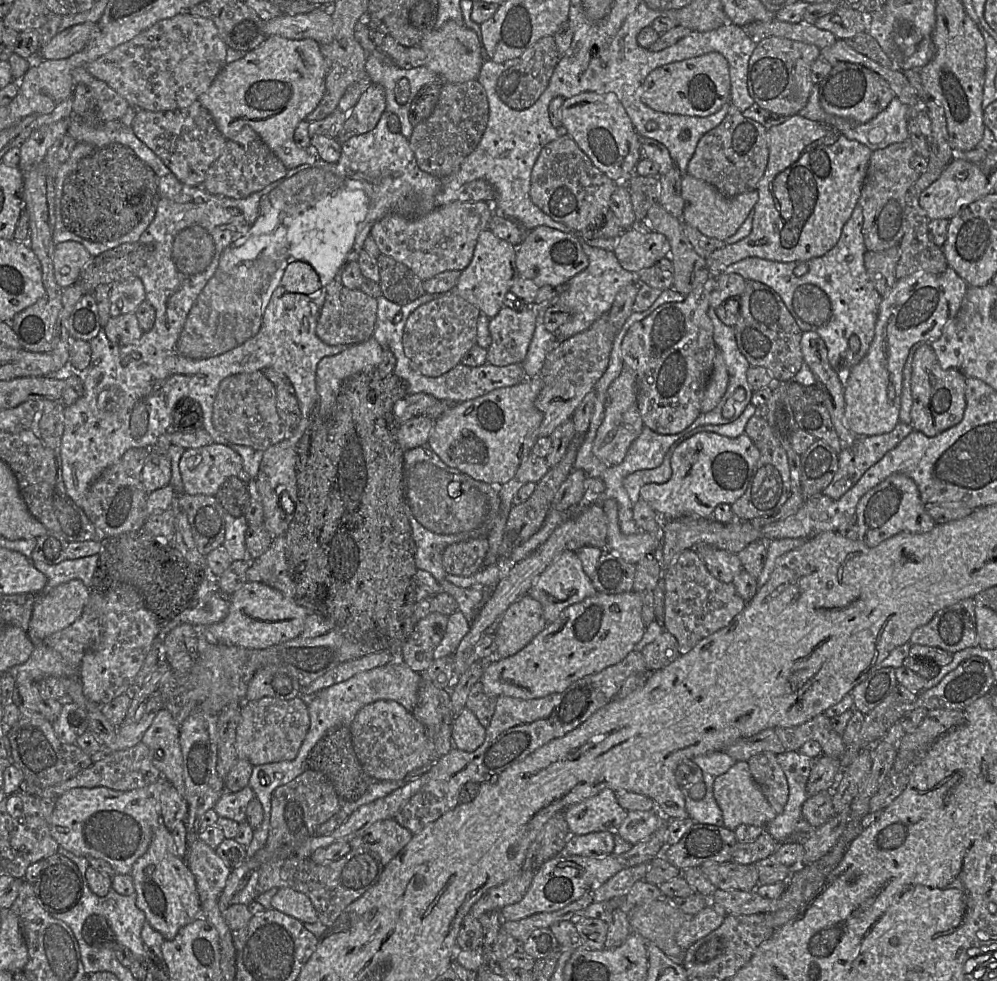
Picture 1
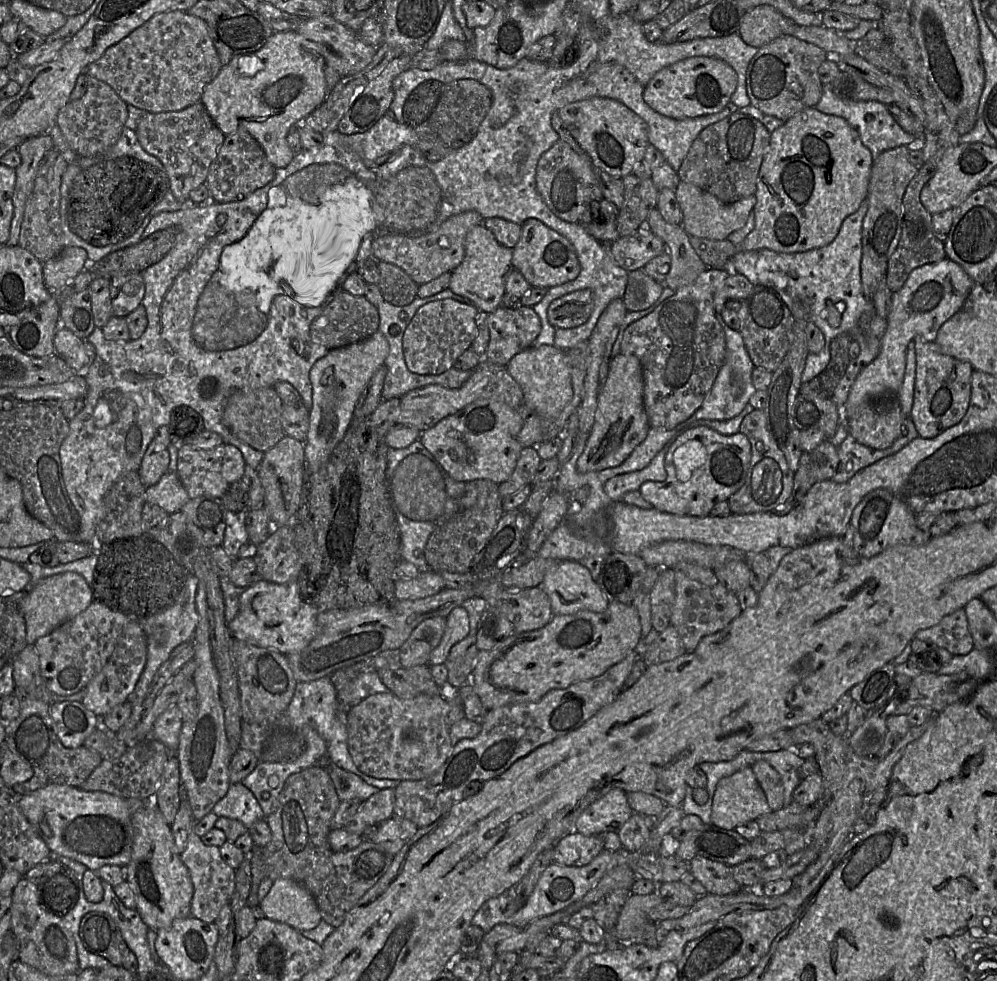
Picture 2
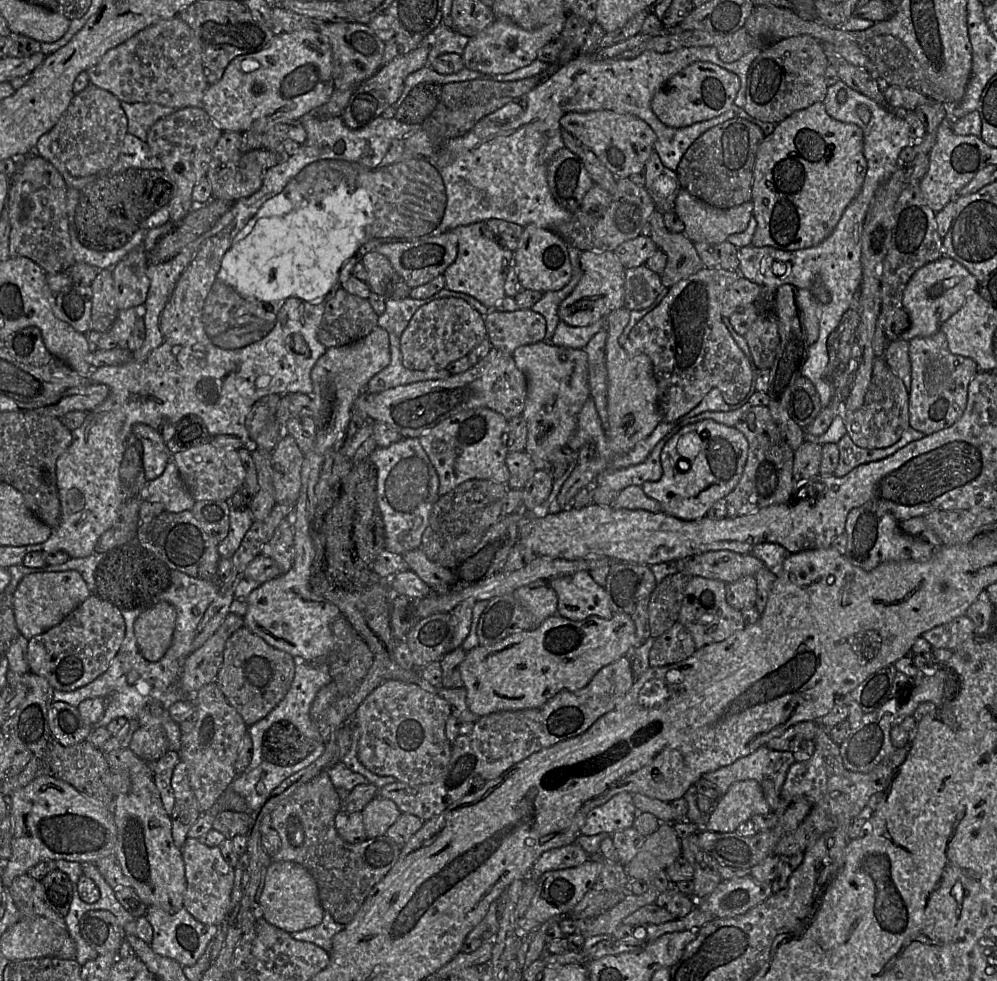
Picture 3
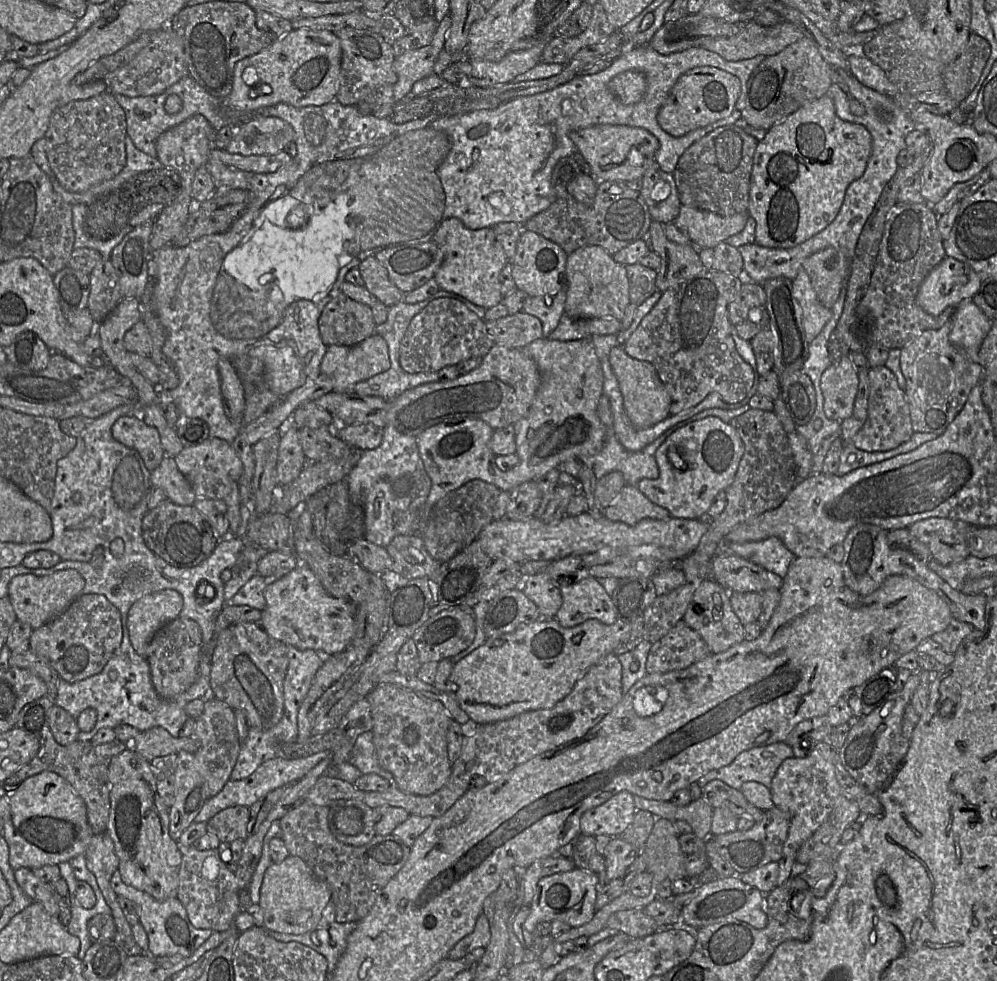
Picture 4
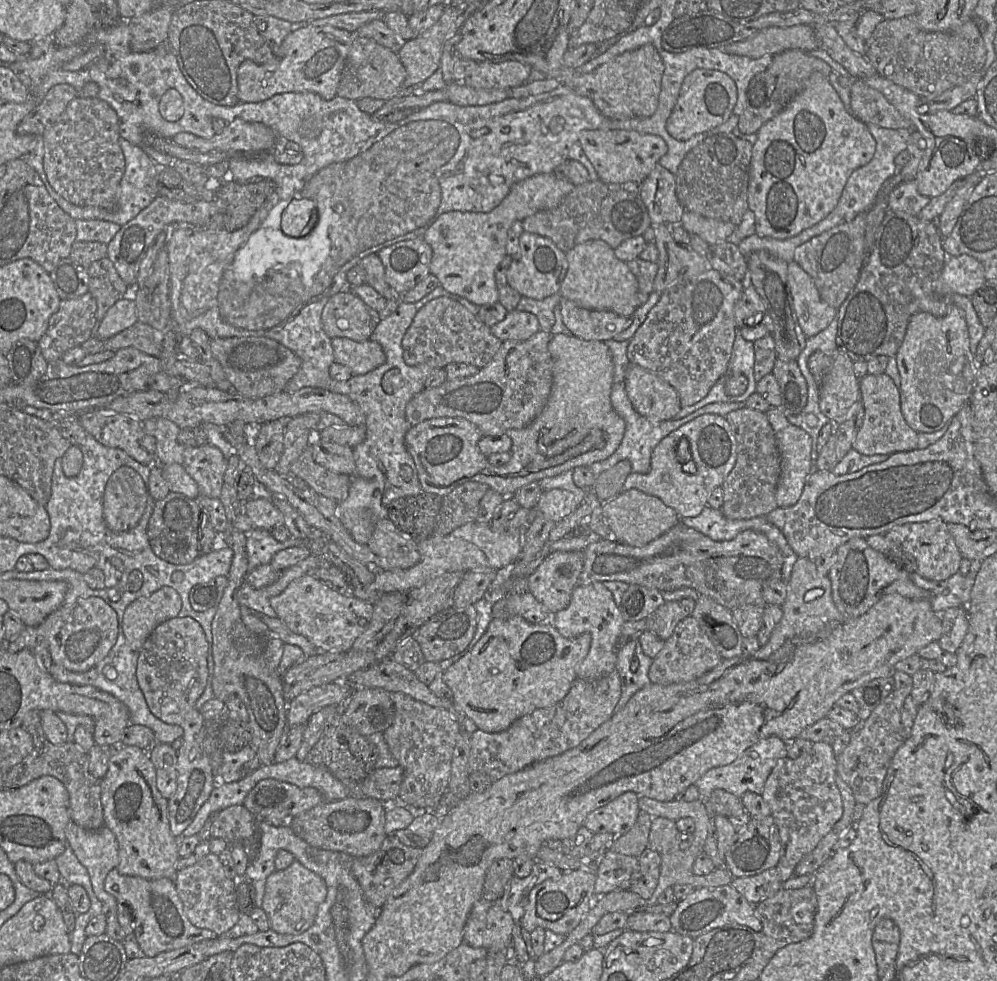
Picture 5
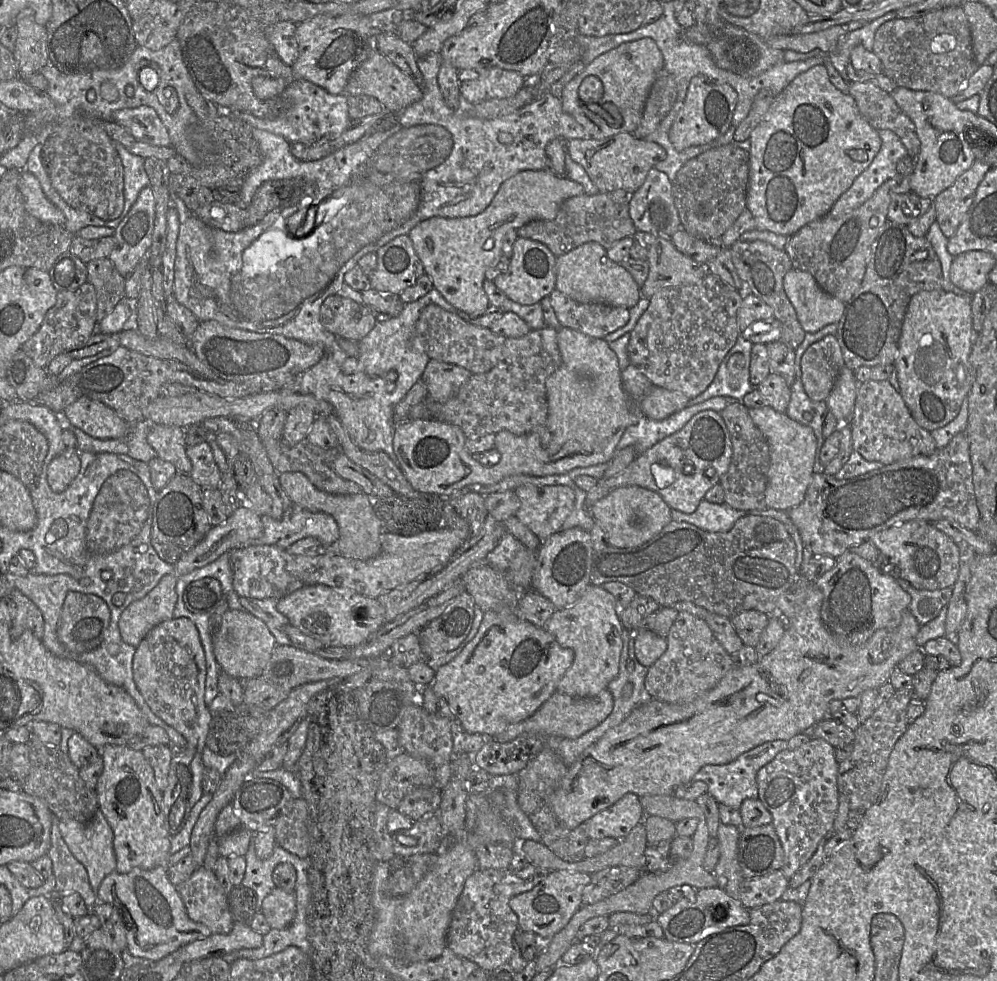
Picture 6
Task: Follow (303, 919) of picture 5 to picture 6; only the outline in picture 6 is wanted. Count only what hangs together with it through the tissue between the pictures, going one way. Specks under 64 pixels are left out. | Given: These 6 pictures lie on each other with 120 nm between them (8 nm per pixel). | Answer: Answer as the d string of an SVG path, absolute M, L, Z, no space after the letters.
M275 887L263 900L261 913L273 929L285 929L292 923L296 914L294 892L286 892Z

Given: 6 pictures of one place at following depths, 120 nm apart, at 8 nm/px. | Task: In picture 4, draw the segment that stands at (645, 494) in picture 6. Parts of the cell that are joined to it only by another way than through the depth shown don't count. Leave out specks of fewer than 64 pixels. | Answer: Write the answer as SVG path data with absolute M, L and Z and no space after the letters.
M625 485L616 500L603 509L603 515L611 521L635 525L645 518L664 520L669 512L642 494L637 486Z

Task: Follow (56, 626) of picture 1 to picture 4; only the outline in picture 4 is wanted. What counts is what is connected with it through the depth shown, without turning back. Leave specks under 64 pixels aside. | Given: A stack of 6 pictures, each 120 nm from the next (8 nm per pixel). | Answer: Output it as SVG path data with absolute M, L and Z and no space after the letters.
M74 569L56 571L43 576L17 575L9 583L7 597L17 620L28 624L34 630L60 616L77 597L82 595L84 585L84 579Z

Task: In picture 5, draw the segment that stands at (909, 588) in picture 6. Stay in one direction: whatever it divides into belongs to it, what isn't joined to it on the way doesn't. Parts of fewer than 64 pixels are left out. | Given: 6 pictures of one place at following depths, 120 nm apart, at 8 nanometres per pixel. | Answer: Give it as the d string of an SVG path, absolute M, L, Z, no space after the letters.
M976 566L968 575L963 575L960 571L944 581L932 581L920 576L917 572L910 573L912 582L931 594L932 609L941 614L945 610L968 606L971 598L971 591L976 577Z

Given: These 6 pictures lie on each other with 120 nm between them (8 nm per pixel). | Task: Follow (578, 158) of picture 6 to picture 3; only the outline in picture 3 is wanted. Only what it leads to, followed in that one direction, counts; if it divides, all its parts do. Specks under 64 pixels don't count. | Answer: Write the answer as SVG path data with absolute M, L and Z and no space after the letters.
M609 110L569 112L560 118L559 123L561 129L585 145L616 179L642 172L656 140L655 133L643 120Z

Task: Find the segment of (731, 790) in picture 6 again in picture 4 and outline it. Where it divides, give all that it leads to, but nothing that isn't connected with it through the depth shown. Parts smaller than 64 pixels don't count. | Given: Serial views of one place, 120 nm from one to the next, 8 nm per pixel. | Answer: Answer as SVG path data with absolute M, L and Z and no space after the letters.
M785 742L754 747L739 753L727 766L711 770L688 789L692 801L702 797L701 788L712 780L720 780L739 790L745 782L758 782L770 789L771 782L781 763L793 756Z

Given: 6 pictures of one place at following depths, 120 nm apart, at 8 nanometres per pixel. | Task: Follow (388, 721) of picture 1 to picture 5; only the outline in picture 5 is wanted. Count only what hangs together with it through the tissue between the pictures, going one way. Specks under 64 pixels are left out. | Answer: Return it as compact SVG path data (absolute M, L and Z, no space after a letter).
M400 692L390 694L394 720L383 735L390 753L403 769L399 801L414 810L436 810L448 788L460 723L448 710L434 708Z

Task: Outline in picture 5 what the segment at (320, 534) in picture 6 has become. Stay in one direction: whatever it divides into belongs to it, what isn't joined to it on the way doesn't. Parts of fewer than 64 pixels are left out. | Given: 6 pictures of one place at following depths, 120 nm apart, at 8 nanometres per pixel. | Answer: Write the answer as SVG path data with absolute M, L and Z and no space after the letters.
M253 528L246 534L246 538L247 573L262 564L269 564L273 556L283 549L306 545L304 541L292 536L280 542L269 531L261 528Z

